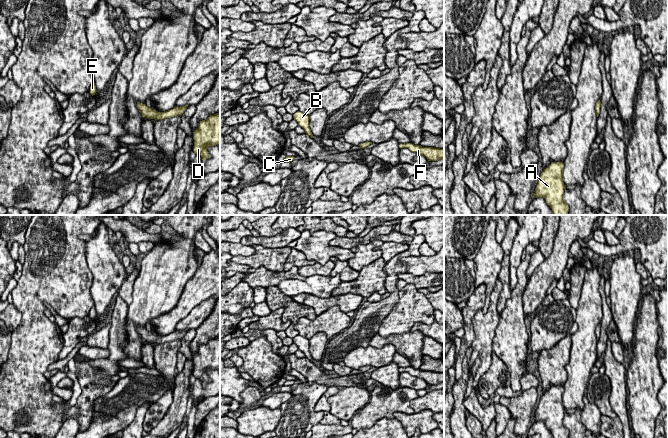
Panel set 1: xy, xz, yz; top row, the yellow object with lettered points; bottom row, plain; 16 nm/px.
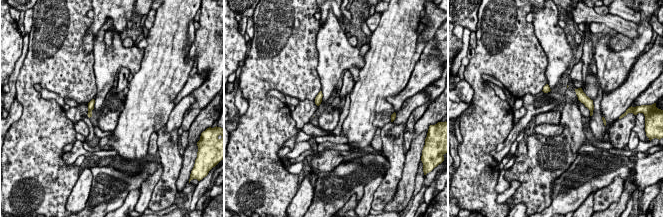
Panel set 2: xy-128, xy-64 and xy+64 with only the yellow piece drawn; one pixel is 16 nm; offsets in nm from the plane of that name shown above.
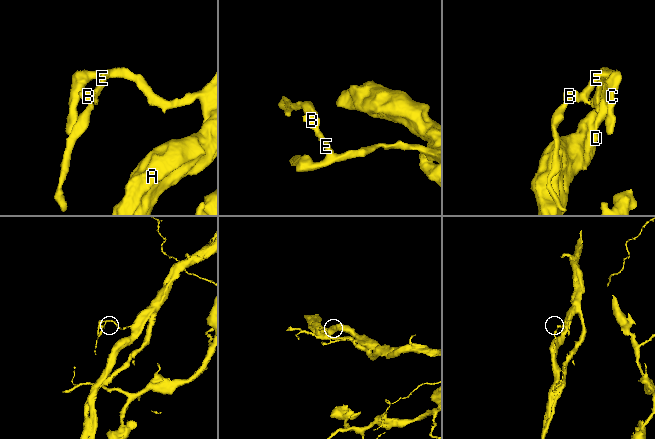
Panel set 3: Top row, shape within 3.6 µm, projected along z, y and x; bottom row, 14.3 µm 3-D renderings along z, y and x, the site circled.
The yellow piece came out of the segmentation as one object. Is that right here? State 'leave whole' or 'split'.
split

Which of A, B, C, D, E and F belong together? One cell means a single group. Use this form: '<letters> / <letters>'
A D F / B C E

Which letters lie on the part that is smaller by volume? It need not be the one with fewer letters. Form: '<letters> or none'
B, C, E

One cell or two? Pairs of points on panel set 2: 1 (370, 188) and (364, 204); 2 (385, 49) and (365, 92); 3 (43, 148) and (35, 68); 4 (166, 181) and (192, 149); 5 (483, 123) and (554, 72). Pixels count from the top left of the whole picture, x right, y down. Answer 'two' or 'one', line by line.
1: one
2: one
3: one
4: two
5: two

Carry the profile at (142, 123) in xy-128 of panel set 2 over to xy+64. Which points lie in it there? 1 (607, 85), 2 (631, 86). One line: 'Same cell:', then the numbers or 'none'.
Same cell: 1

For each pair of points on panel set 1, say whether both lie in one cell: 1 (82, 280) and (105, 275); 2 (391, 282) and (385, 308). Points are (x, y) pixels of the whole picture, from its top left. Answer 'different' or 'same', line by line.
1: different
2: same

